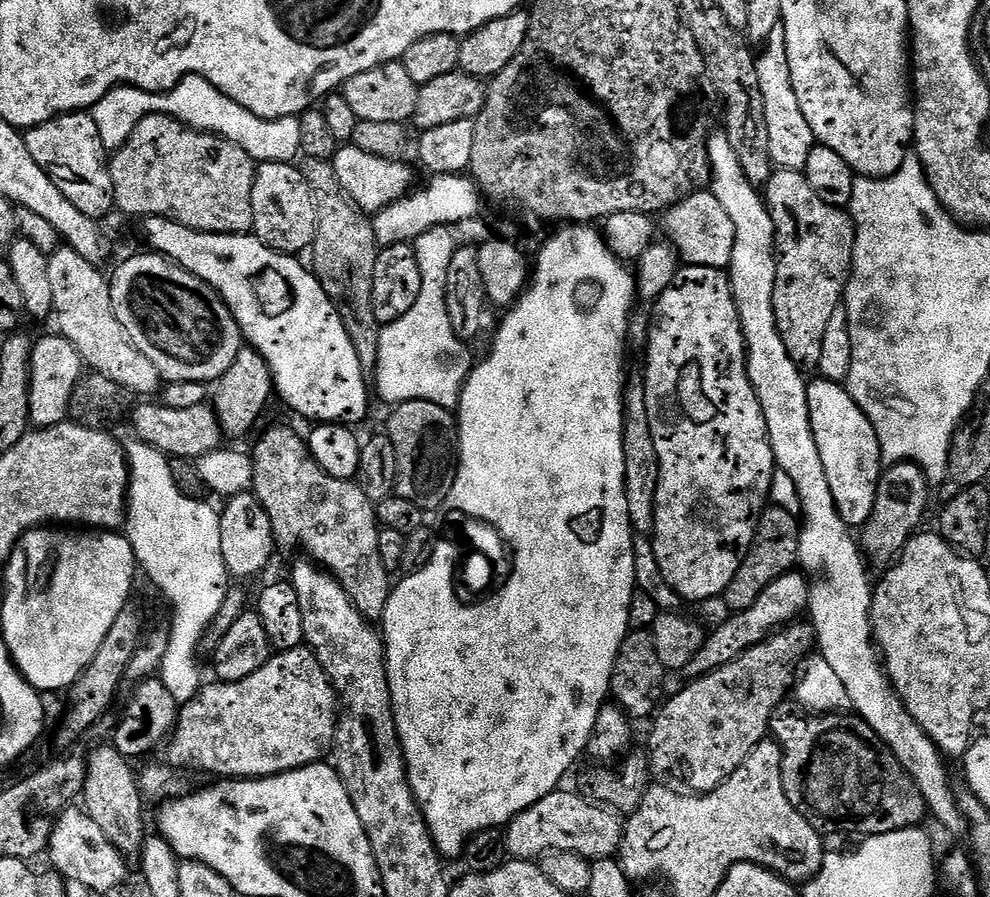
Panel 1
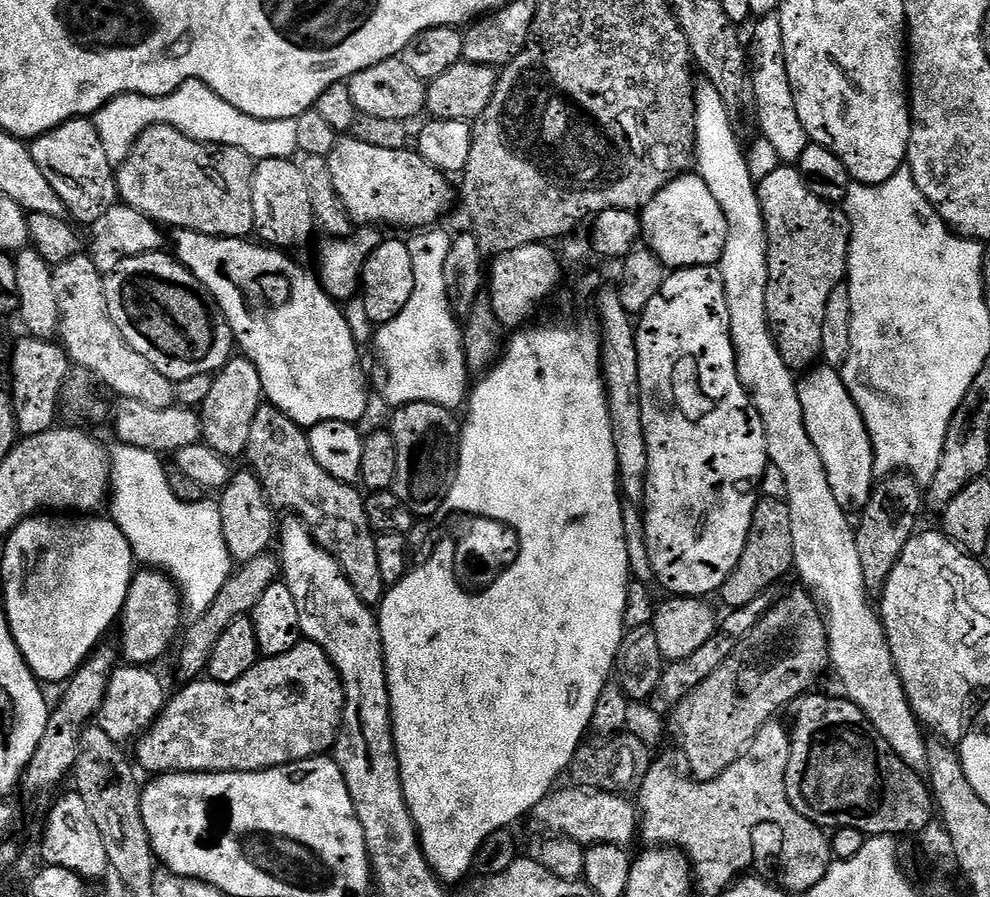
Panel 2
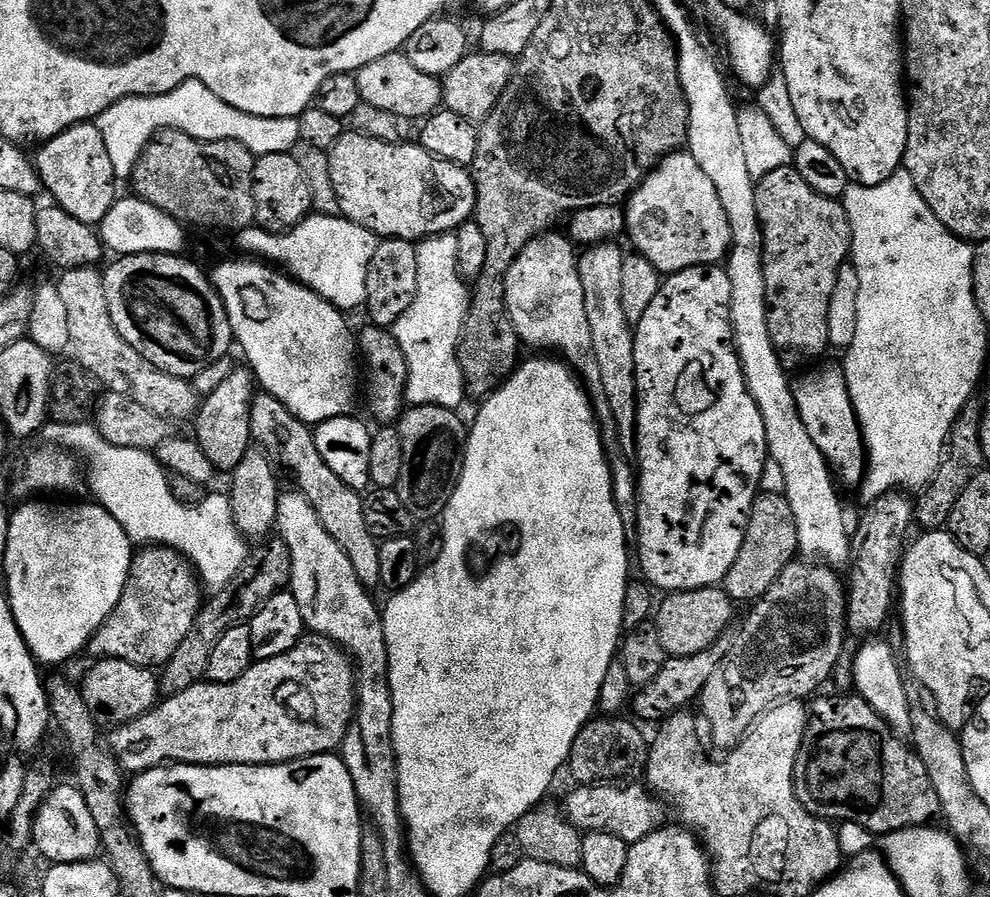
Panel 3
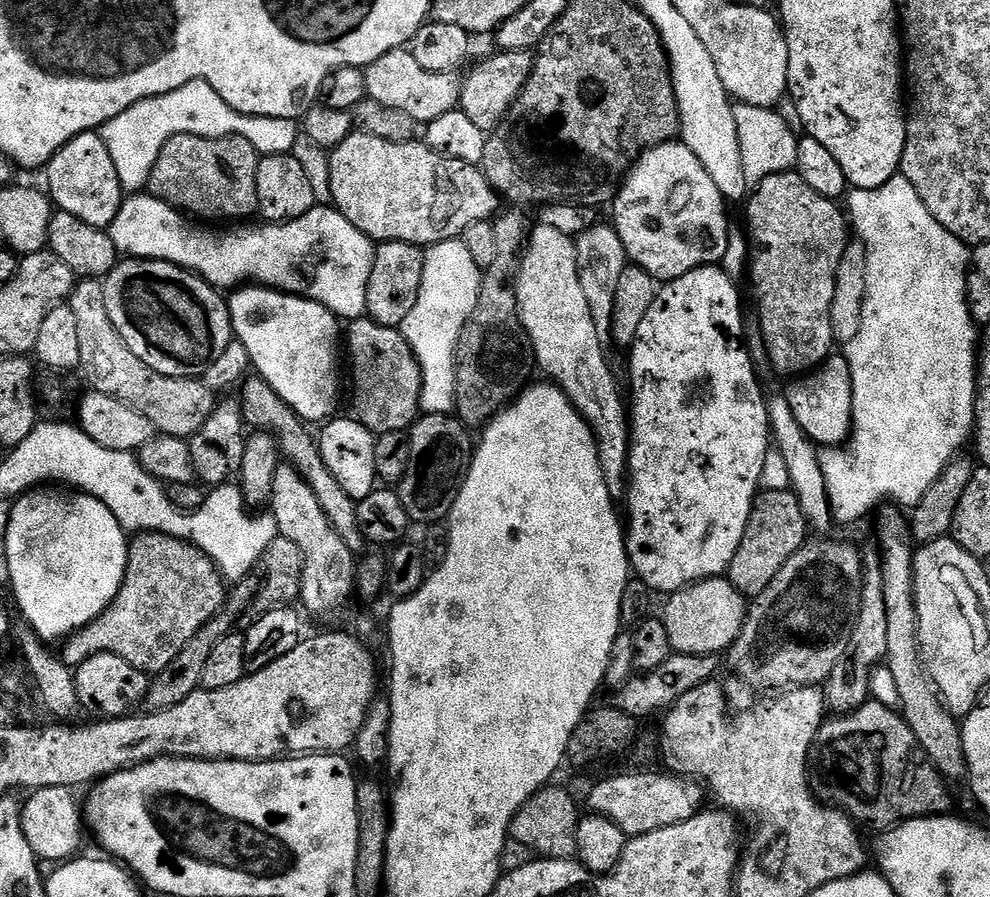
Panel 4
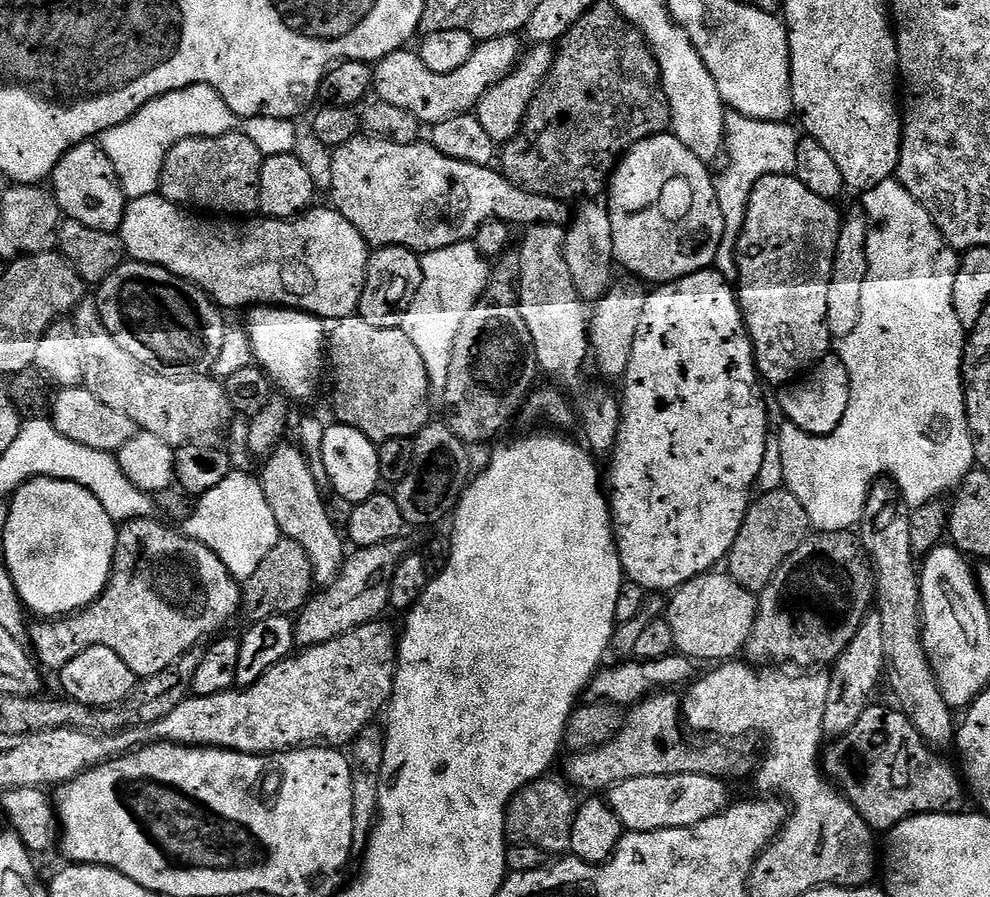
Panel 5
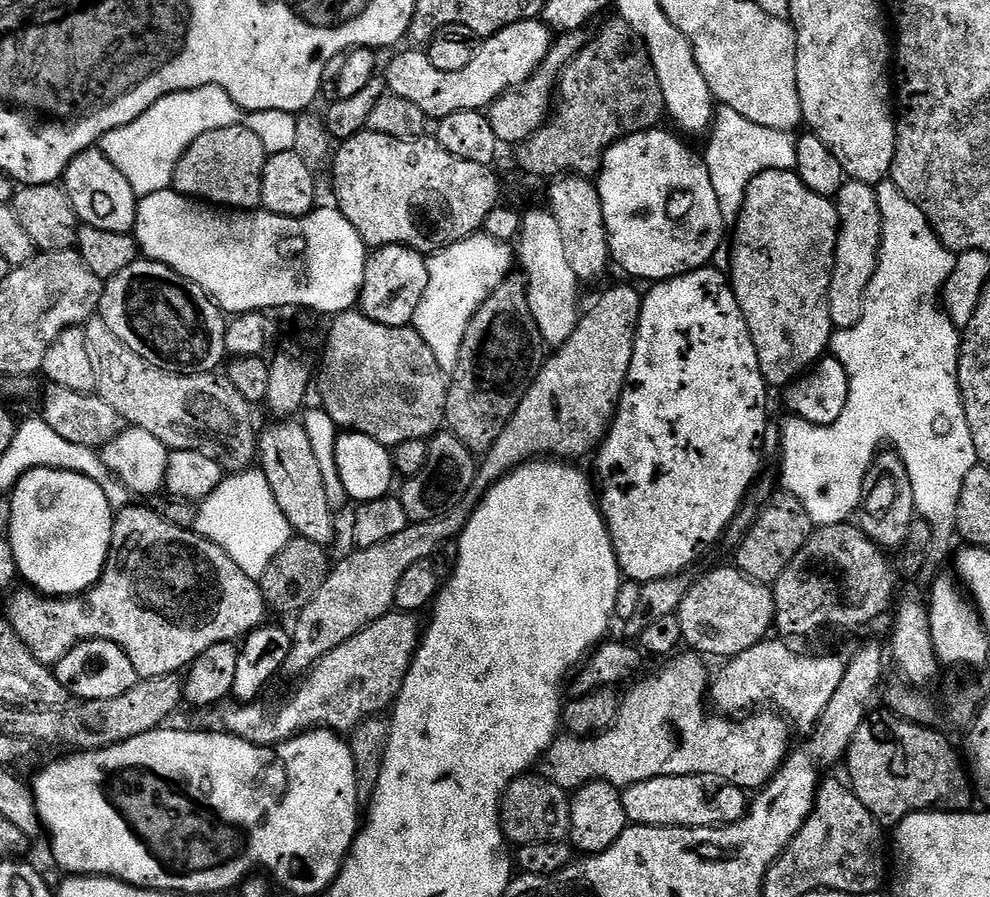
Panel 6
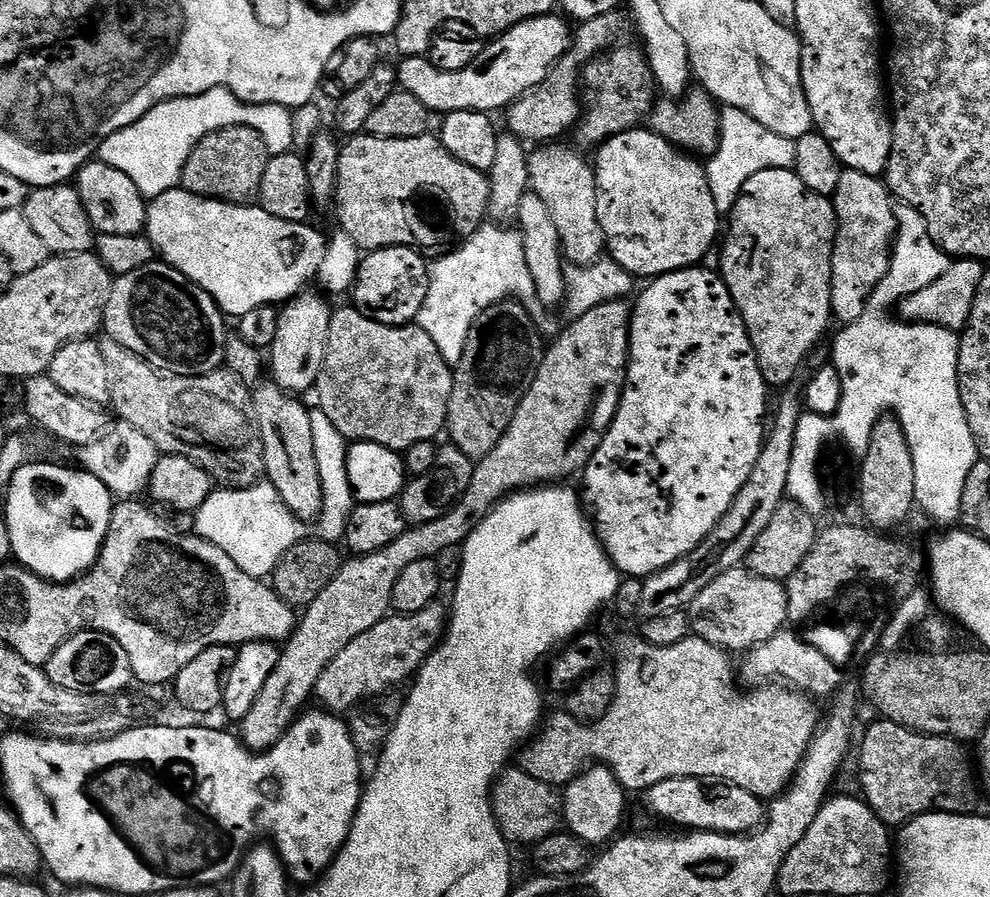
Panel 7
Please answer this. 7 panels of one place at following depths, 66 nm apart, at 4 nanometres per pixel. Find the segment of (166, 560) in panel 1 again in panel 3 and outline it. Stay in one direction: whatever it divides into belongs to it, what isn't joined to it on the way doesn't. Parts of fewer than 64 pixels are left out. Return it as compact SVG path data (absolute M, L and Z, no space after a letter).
M52 422L43 429L42 436L49 440L49 445L65 449L86 461L86 484L96 495L93 496L95 503L102 505L114 522L126 530L133 545L174 549L194 565L201 585L207 591L209 588L212 594L223 590L239 574L240 567L250 555L250 548L234 526L227 495L205 495L204 500L193 508L178 503L168 485L169 477L153 453L110 446L92 422Z

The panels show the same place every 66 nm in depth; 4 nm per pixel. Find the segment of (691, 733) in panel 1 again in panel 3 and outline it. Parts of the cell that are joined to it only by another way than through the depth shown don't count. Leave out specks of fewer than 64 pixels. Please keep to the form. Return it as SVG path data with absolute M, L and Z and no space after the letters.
M793 562L791 564L788 564L786 566L786 570L782 570L782 574L778 574L778 582L774 582L774 586L770 586L770 590L766 590L766 594L762 599L755 601L751 605L750 611L752 613L749 614L748 617L745 618L744 620L744 625L741 626L740 628L740 633L735 633L734 639L732 641L732 645L730 646L730 650L726 654L726 658L722 658L722 666L718 666L718 670L714 670L714 674L710 677L710 682L706 682L706 686L702 690L702 694L700 695L700 699L698 701L698 709L700 708L700 716L699 719L702 721L704 719L704 724L706 727L708 727L708 736L710 739L712 739L712 744L716 748L724 748L723 750L731 750L736 747L737 744L740 743L741 740L743 740L744 735L747 734L748 729L752 727L753 724L755 724L757 718L759 716L764 715L765 712L768 711L770 708L775 708L777 704L785 701L785 700L800 700L801 698L805 698L804 696L811 697L813 694L819 693L821 691L820 688L823 686L824 683L831 681L833 679L834 673L836 671L836 665L841 663L842 657L840 656L844 652L844 636L846 637L846 607L847 607L847 597L846 597L846 584L845 581L842 579L841 573L840 576L835 567L826 565L826 564L821 564L819 562Z

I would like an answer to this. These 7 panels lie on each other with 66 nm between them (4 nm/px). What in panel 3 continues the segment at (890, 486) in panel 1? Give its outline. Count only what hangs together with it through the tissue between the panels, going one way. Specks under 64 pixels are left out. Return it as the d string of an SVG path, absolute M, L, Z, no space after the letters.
M897 490L888 492L884 496L879 496L876 500L867 505L868 509L860 516L856 528L850 532L850 567L846 572L846 628L849 633L860 638L868 638L876 632L888 620L888 615L894 612L894 597L898 592L898 569L902 559L902 553L905 551L905 541L909 539L908 527L913 527L913 501L907 500L903 491Z

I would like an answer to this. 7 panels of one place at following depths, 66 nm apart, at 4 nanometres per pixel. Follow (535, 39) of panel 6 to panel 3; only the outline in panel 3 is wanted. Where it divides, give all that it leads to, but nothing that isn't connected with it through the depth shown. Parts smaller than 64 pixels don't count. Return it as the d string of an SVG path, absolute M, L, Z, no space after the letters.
M403 51L391 52L362 66L355 77L363 103L374 106L377 110L386 110L389 114L402 114L402 118L413 122L423 121L442 104L441 81L430 74L422 74L422 70L412 65Z

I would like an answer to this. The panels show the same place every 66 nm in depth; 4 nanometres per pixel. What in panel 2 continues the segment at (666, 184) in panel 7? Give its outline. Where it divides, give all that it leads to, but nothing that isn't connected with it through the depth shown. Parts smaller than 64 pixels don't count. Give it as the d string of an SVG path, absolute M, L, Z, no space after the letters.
M681 174L669 180L638 212L643 243L668 270L719 265L726 250L726 214L722 214L722 206L710 194L710 186L702 182L699 174L691 175Z

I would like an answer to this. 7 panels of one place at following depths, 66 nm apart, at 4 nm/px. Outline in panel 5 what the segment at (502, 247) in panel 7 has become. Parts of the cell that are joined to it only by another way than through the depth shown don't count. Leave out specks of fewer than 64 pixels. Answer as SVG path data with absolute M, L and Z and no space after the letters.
M465 242L423 253L420 265L422 286L418 286L418 294L414 294L414 302L410 302L406 310L402 327L406 334L410 334L410 342L418 346L418 354L422 354L422 360L426 362L433 389L443 390L448 385L454 338L458 338L462 318L470 314L488 284L490 264L476 249L475 243Z

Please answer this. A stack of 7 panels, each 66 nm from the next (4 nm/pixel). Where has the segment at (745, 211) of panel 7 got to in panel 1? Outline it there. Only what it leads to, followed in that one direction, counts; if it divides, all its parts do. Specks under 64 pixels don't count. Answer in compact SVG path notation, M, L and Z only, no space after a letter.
M773 171L762 195L776 231L774 318L782 334L782 346L786 346L786 354L801 370L816 370L818 358L822 358L826 325L834 310L841 307L848 286L856 226L845 209L822 202L810 190L803 171Z

